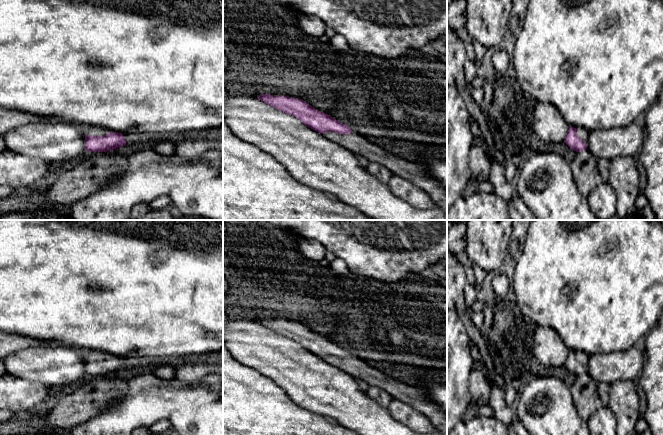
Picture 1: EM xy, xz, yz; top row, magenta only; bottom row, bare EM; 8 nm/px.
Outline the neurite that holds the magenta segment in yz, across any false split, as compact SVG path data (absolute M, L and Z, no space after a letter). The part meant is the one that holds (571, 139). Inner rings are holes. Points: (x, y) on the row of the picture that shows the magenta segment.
M569 126L564 142L574 151L581 152L587 148L589 133L587 129Z

